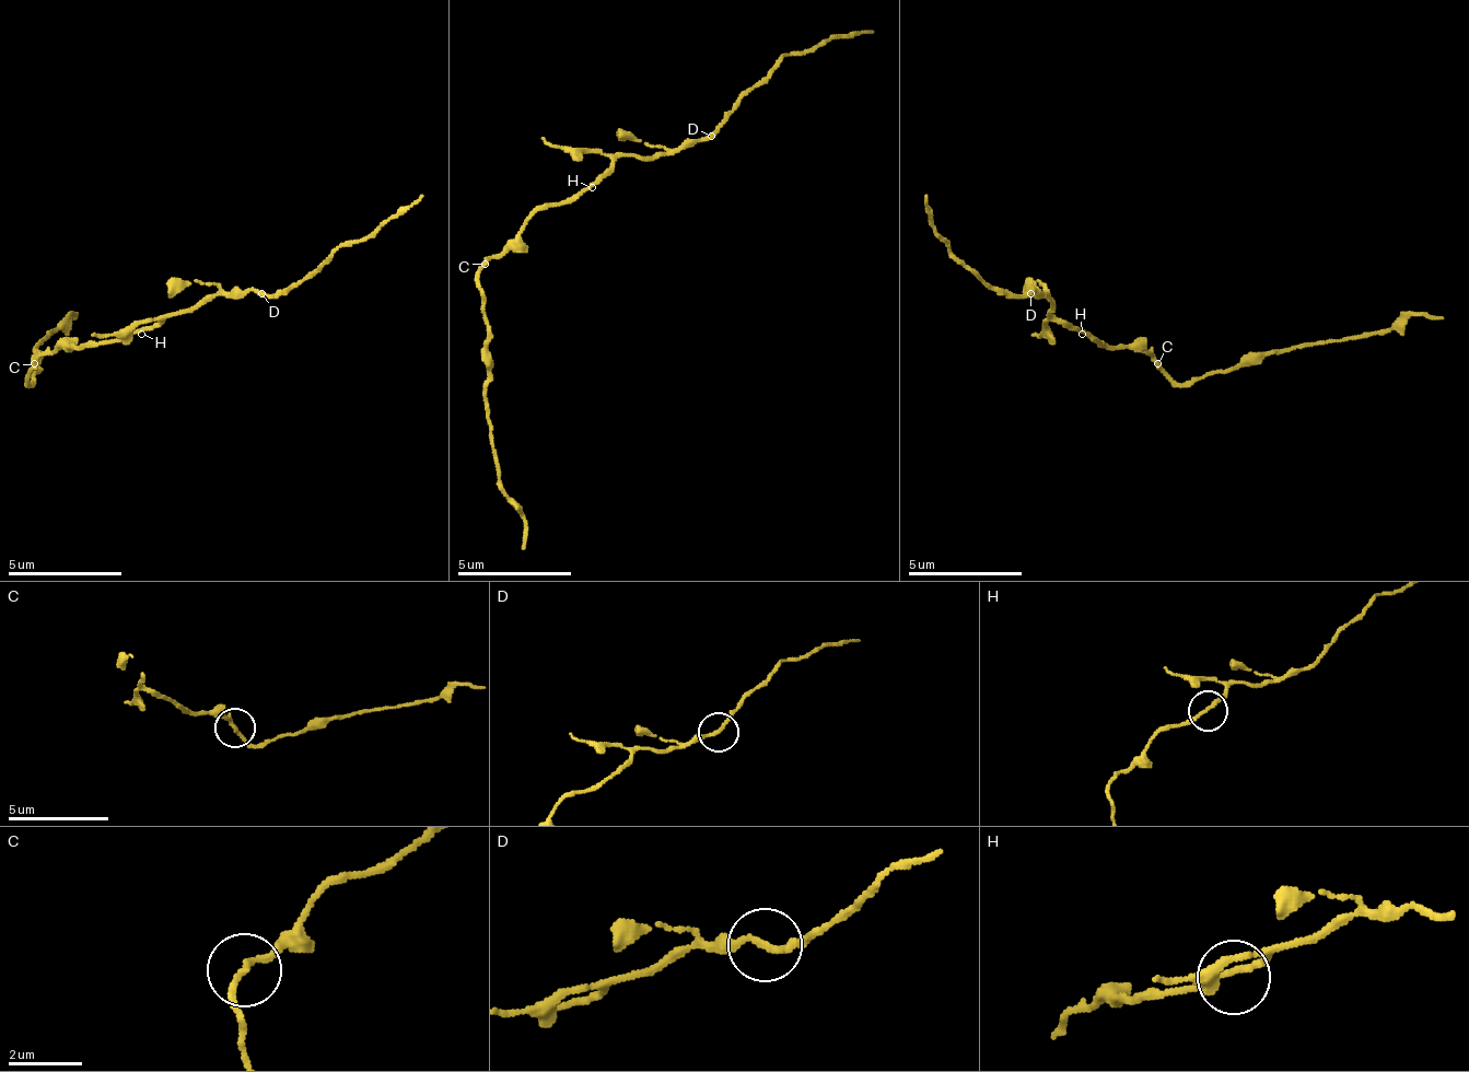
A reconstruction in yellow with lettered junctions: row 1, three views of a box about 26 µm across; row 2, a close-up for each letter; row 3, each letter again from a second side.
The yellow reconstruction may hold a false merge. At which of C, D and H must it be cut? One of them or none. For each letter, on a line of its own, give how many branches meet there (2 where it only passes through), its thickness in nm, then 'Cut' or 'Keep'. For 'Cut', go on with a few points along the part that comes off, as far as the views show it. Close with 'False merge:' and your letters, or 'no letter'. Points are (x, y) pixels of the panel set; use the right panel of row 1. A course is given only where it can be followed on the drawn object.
C: Branches: 2. Thickness 160 nm. Cut. Course of the part to remove: (1156, 362), (1185, 385), (1225, 368), (1385, 334), (1413, 316), (1442, 316)
D: Branches: 2. Thickness 180 nm. Keep
H: Branches: 2. Thickness 160 nm. Keep
False merge: C

